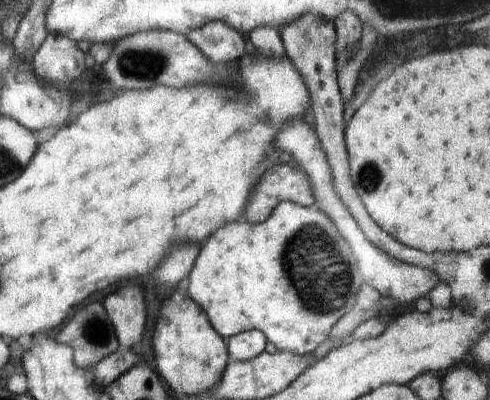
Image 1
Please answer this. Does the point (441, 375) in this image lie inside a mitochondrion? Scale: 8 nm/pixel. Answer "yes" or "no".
no

